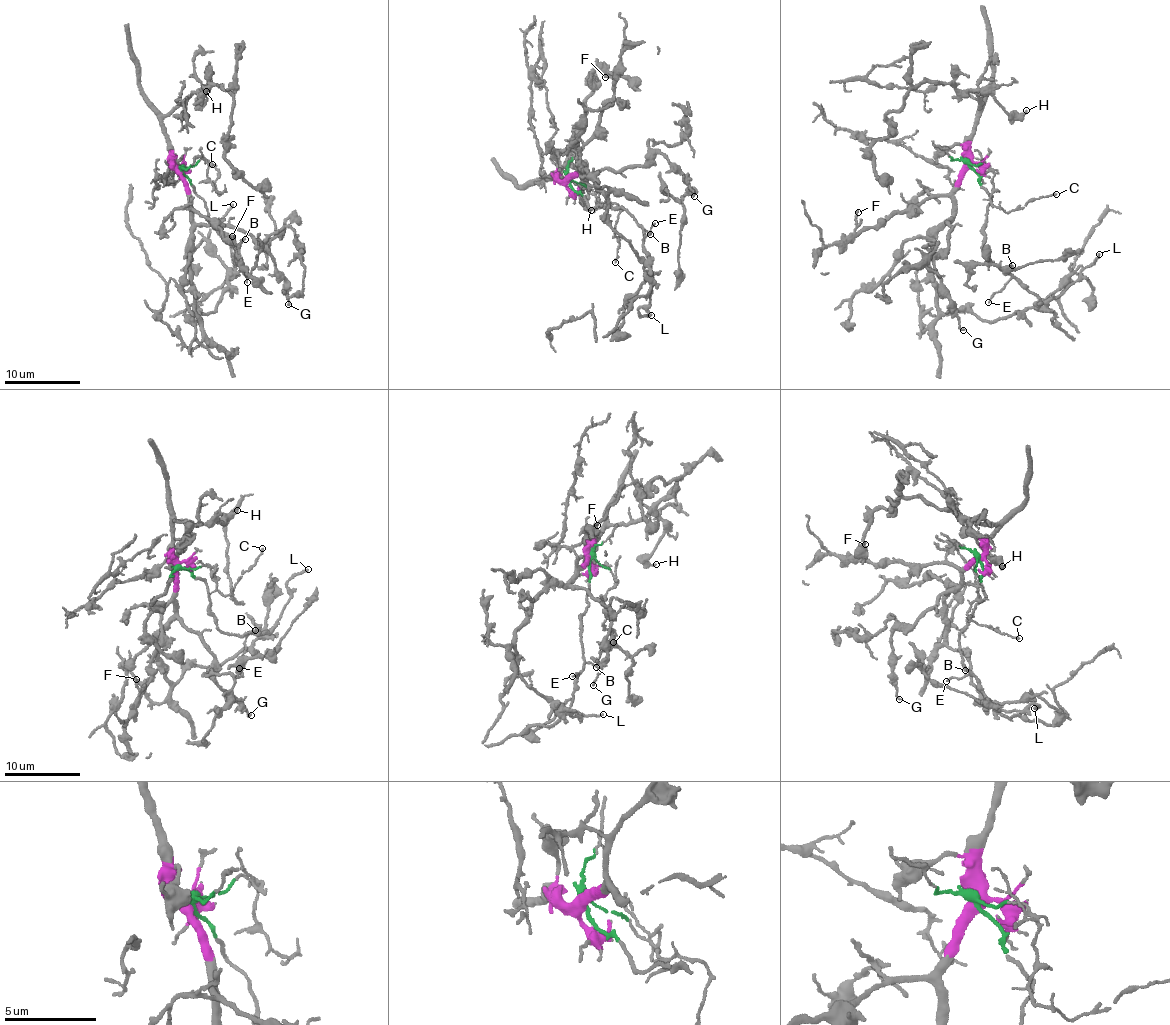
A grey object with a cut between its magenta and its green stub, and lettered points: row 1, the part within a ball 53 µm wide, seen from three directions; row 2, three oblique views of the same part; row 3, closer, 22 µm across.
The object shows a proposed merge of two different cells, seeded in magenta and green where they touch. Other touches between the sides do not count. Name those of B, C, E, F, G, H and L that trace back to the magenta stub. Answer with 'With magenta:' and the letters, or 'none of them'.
With magenta: F, G, H

